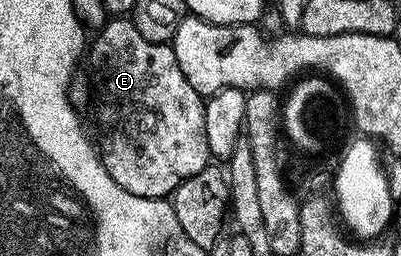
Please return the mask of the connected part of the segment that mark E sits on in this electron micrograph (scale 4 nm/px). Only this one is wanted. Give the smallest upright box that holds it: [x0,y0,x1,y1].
[88,20,212,199]

